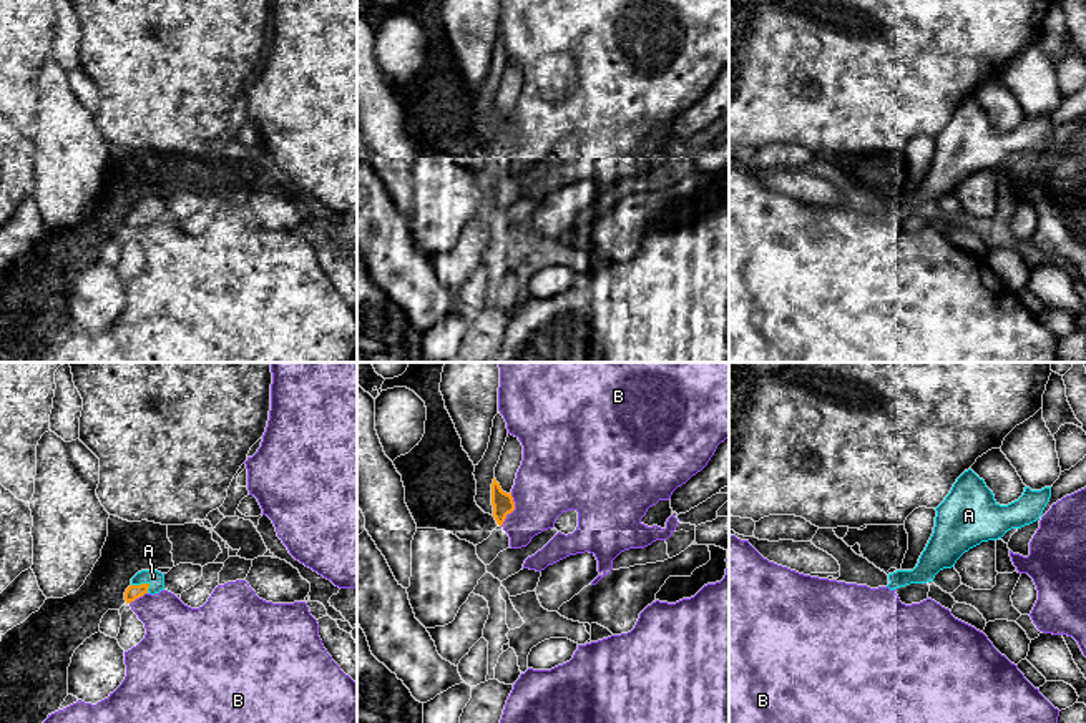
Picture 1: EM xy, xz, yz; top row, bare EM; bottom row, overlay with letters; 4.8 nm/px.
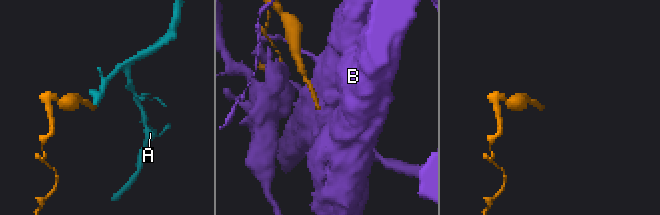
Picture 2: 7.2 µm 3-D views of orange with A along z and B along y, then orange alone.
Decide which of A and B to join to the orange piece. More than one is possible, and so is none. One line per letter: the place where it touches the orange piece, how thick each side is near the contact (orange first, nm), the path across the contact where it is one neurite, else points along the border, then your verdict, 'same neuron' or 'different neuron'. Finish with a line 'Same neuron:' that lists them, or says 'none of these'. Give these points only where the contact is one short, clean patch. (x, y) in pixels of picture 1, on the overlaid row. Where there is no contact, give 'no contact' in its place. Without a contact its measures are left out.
A: xy (141, 584) | 70/80 nm | same neuron
B: xz (513, 509) | 100/340 nm | different neuron
Same neuron: A

